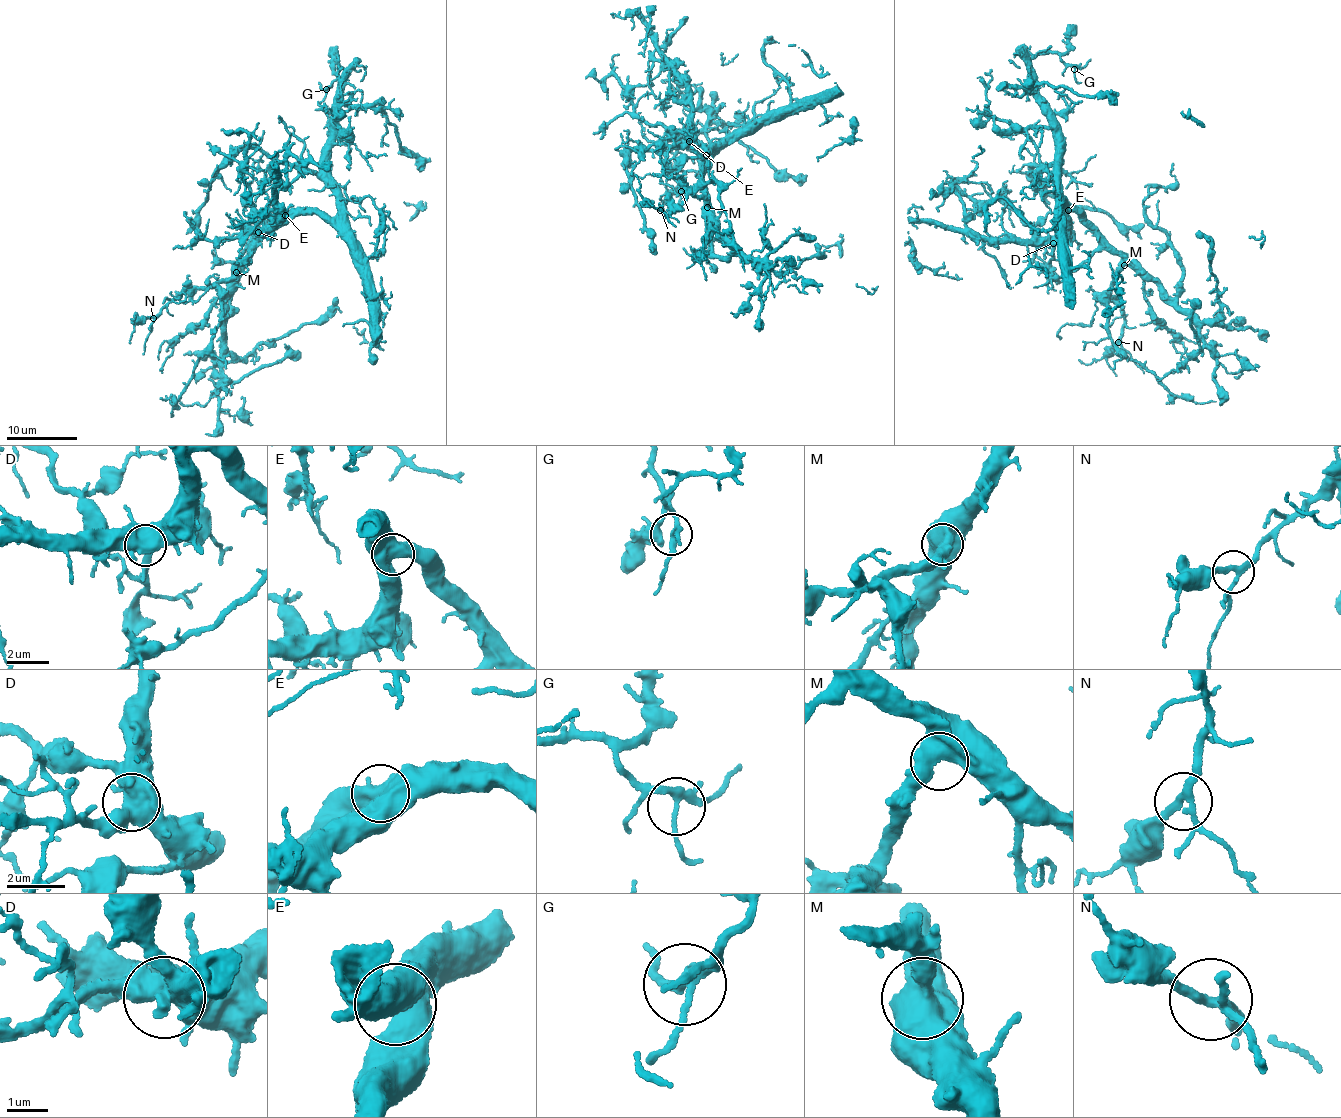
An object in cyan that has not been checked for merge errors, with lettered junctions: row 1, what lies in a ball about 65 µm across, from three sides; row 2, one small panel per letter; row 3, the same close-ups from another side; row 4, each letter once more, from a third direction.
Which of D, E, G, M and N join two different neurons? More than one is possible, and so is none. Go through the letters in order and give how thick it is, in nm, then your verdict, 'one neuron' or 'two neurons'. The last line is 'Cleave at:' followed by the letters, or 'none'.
D: 600 nm | one neuron
E: 650 nm | one neuron
G: 240 nm | one neuron
M: 650 nm | one neuron
N: 240 nm | one neuron
Cleave at: none

